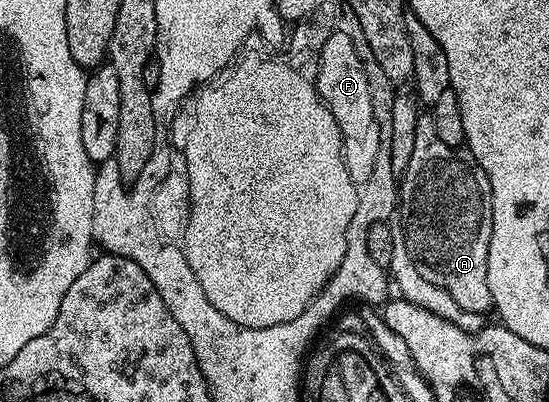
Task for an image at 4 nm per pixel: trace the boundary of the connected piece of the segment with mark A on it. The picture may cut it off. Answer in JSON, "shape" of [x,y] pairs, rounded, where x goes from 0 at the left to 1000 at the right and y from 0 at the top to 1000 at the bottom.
{"shape":[[[767,281],[760,289],[756,311],[756,371],[749,381],[749,400],[741,400],[741,420],[727,440],[727,542],[730,547],[729,582],[738,590],[741,629],[749,629],[749,649],[756,649],[756,669],[763,669],[785,709],[800,709],[800,719],[814,719],[821,739],[834,759],[843,759],[858,779],[883,784],[898,764],[894,719],[887,709],[887,629],[891,627],[891,602],[894,600],[894,570],[898,567],[898,502],[894,500],[894,450],[887,450],[887,430],[865,400],[865,391],[845,363],[823,366],[811,353],[800,351],[800,328],[792,321],[792,301],[787,284]]]}

